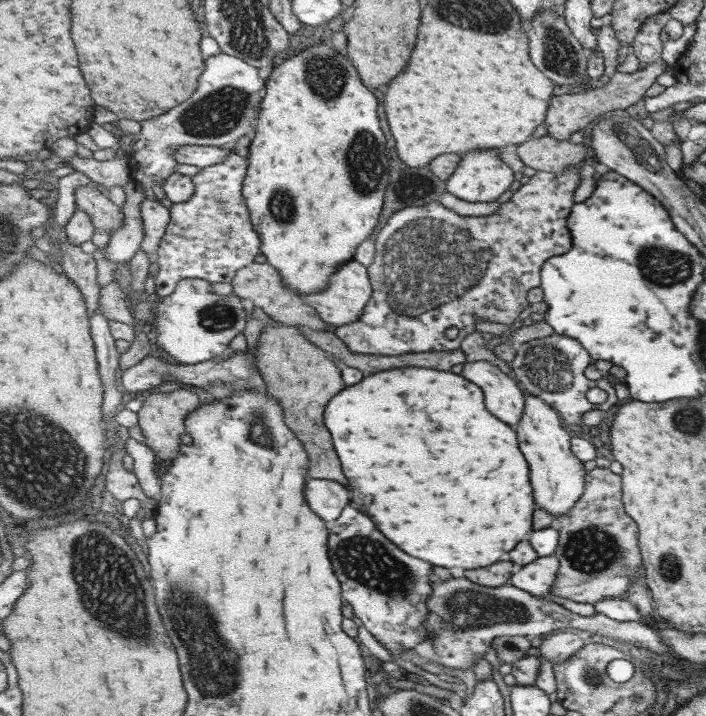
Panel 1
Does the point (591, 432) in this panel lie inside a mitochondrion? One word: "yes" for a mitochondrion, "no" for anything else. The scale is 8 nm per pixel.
no

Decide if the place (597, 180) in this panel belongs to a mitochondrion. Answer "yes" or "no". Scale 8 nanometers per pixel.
no

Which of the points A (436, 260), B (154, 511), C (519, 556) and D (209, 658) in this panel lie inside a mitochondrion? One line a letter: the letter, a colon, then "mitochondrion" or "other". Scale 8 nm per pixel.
A: mitochondrion
B: other
C: other
D: mitochondrion

